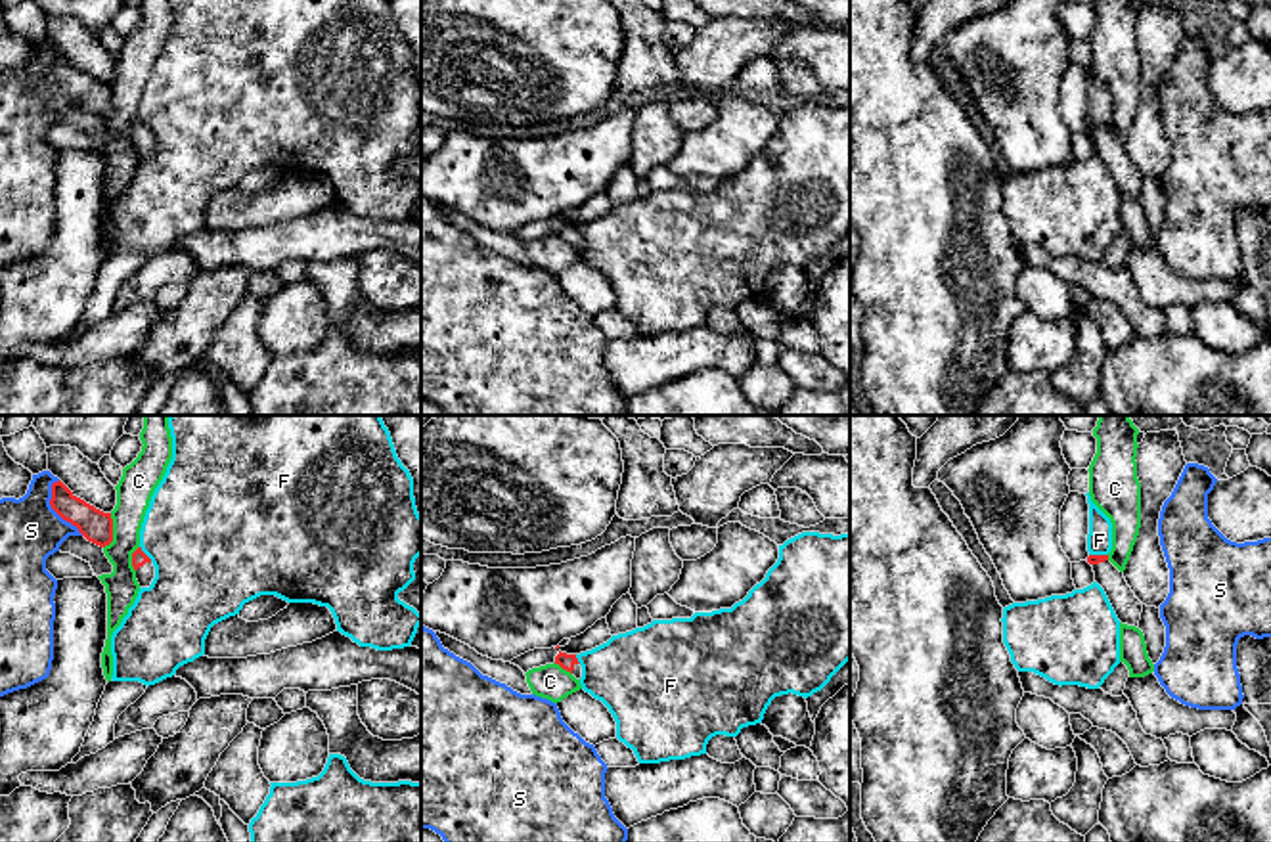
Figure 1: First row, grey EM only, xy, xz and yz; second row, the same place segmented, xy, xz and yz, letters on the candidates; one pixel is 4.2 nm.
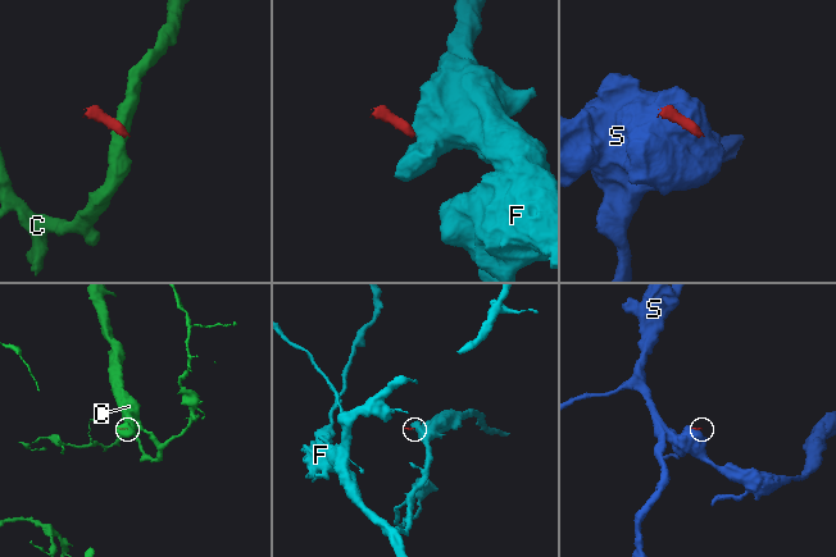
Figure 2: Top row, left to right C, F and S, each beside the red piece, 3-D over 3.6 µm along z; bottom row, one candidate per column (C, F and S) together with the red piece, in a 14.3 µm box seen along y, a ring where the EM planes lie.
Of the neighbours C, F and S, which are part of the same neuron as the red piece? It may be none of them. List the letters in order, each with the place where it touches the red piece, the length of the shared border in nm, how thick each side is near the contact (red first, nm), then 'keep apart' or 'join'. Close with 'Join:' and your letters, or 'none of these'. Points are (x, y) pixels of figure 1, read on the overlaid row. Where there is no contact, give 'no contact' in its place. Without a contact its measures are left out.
C: meets red in xy at (111, 531); contact 160 nm long; 140 nm thick on the red side, 150 nm on the other; keep apart
F: meets red in xy at (144, 553); contact 90 nm long; 60 nm thick on the red side, 480 nm on the other; keep apart
S: meets red in xy at (54, 509); contact 260 nm long; 140 nm thick on the red side, 260 nm on the other; keep apart
Join: none of these

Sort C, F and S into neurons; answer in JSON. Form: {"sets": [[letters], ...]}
{"sets": [["C"], ["F"], ["S"]]}

